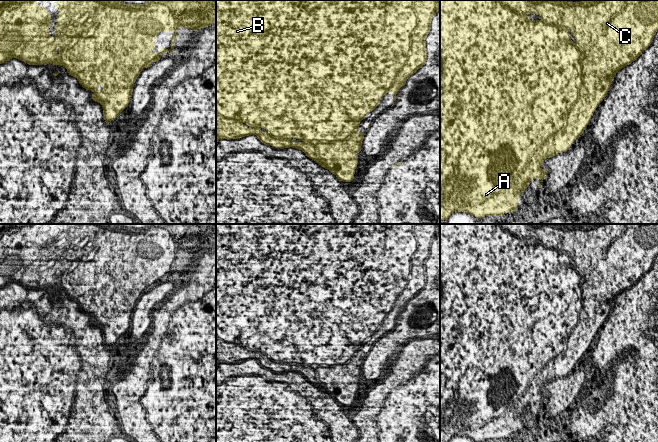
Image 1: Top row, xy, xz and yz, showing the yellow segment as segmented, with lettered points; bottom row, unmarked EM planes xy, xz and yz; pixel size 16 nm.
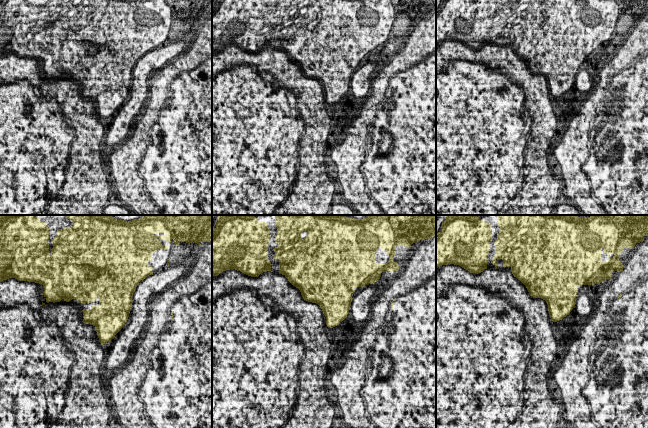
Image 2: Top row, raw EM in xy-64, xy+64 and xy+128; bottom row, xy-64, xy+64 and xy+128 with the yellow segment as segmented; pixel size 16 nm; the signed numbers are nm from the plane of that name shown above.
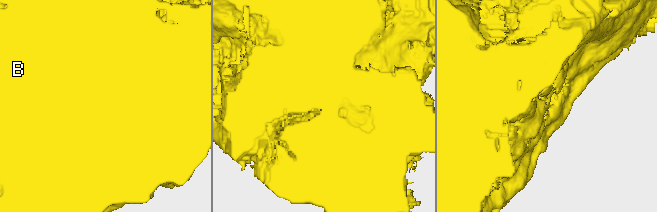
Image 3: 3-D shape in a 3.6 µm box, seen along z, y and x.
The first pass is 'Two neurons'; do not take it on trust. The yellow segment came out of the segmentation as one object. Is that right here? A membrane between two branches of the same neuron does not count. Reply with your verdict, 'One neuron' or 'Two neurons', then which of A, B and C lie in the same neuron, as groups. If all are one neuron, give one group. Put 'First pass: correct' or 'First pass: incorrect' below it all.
One neuron. Groups: A B C
First pass: incorrect

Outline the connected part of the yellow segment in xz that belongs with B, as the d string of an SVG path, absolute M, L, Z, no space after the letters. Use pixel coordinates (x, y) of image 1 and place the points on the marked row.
M216 0L216 142L218 142L218 141L219 141L219 140L223 140L223 139L227 139L227 140L231 140L231 139L238 139L238 138L242 138L242 137L245 137L245 136L248 136L248 135L256 135L256 136L257 136L257 137L258 137L258 138L259 138L259 139L260 139L260 141L261 141L261 142L262 142L262 143L264 143L264 144L266 144L266 145L271 145L271 146L272 146L272 147L275 147L275 148L281 148L281 149L284 149L284 148L290 148L290 147L292 147L292 148L296 148L296 149L299 149L299 150L302 150L302 151L303 151L303 152L304 152L304 153L305 153L305 154L306 154L306 155L307 155L307 157L309 157L309 158L310 158L310 159L312 159L312 160L314 160L314 161L316 161L316 162L317 162L317 163L318 163L318 164L319 164L319 165L321 165L321 166L322 166L322 167L323 167L323 168L325 168L325 169L327 169L327 170L329 170L329 171L330 171L330 172L331 172L331 173L332 173L332 174L334 174L334 175L335 175L335 176L336 176L336 177L337 177L337 178L338 178L338 179L340 179L340 180L341 180L341 181L343 181L343 182L351 182L351 181L352 181L352 180L353 180L353 179L354 179L354 174L355 174L355 169L356 169L356 168L357 168L357 163L358 163L358 157L356 157L356 156L355 156L355 155L356 155L356 154L357 154L357 153L359 153L359 152L360 152L360 151L361 151L361 146L362 146L362 141L363 141L363 139L364 139L364 133L363 133L363 132L359 132L359 131L358 131L358 129L359 129L359 124L360 124L360 122L361 122L361 121L362 121L362 120L363 120L363 118L364 118L364 116L365 116L365 115L366 115L366 114L368 114L368 113L370 113L370 112L372 112L372 111L373 111L373 110L374 110L374 109L375 109L375 108L376 108L376 106L377 106L377 105L378 105L378 104L379 104L379 102L380 102L380 100L381 100L381 99L382 99L382 97L383 97L383 96L384 96L384 95L385 95L385 94L386 94L386 93L392 93L392 94L393 94L393 95L394 95L394 102L393 102L393 105L394 105L394 103L395 103L395 101L396 101L396 94L397 94L397 92L398 92L398 91L399 91L399 89L400 89L400 88L401 88L401 87L402 87L402 86L404 86L404 85L405 85L405 83L406 83L406 80L407 80L407 79L408 79L408 78L409 78L409 77L410 77L410 76L411 76L411 75L412 75L412 74L414 74L414 73L415 73L415 72L416 72L416 71L417 71L417 70L418 70L418 69L420 69L420 68L422 68L422 66L423 66L423 65L425 65L425 62L426 62L426 59L427 59L427 52L426 52L426 41L425 41L425 39L426 39L426 37L427 37L427 35L428 35L428 34L429 34L429 32L430 32L430 30L431 30L431 21L432 21L432 19L433 19L433 17L434 17L434 16L435 16L435 15L436 15L436 13L437 13L437 12L438 12L438 11L439 11L439 10L440 10L440 0Z

